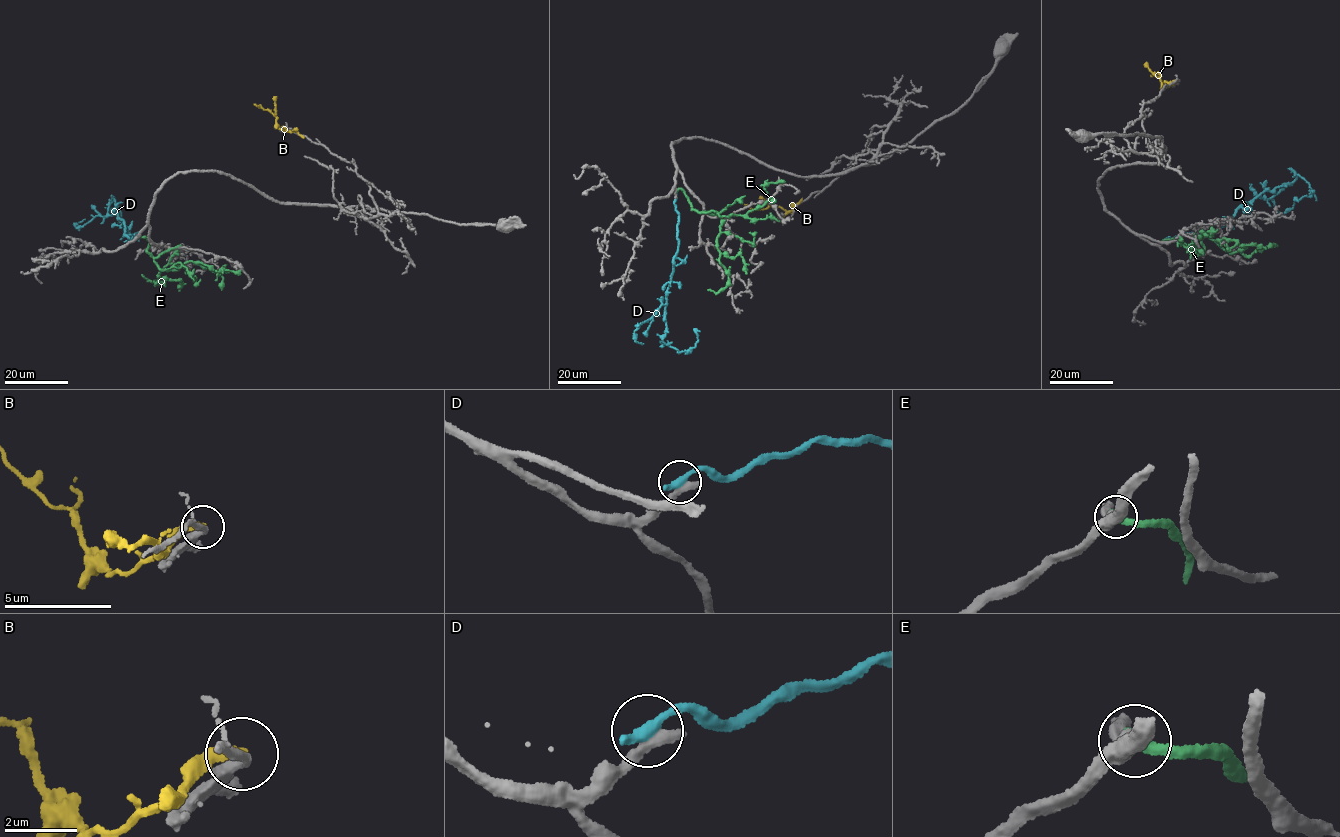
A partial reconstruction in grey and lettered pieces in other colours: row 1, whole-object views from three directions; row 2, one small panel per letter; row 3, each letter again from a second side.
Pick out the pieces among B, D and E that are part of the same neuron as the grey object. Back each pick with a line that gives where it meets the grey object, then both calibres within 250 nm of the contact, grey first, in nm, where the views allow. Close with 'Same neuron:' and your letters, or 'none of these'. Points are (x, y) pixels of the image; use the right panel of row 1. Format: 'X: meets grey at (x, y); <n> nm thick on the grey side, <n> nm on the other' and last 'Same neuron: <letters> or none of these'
Same neuron: none of these

